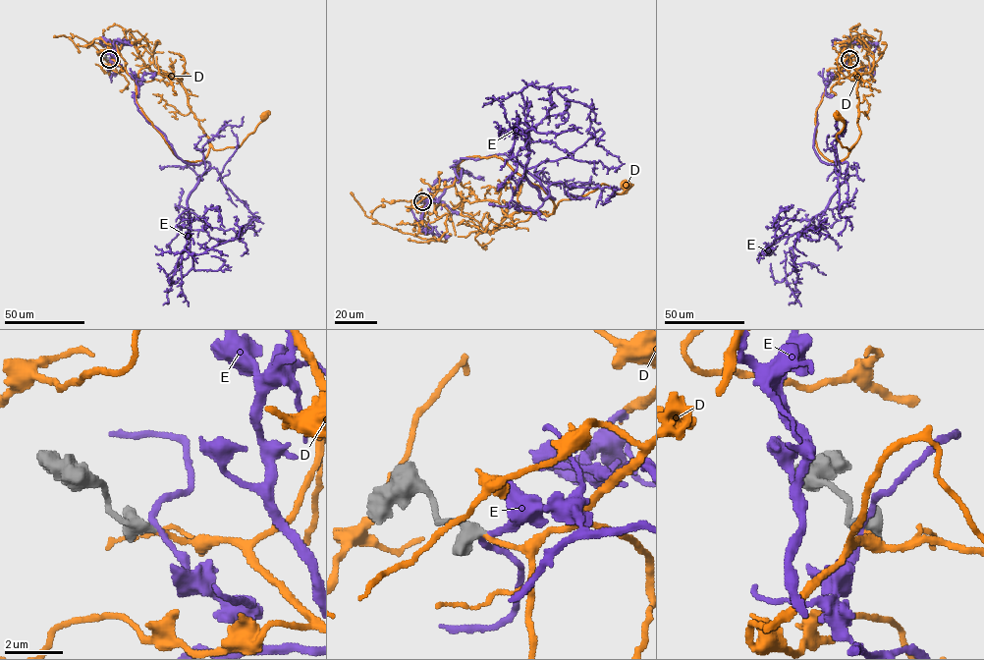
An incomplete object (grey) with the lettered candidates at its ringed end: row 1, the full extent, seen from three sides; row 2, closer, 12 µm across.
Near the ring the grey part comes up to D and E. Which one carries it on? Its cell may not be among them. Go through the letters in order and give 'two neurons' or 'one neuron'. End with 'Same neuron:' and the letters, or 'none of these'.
D: one neuron
E: two neurons
Same neuron: D

